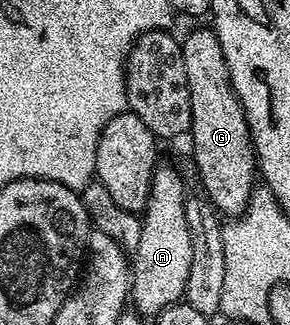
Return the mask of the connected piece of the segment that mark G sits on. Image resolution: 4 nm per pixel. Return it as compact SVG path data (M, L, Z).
M211 28L191 31L180 39L180 44L191 96L189 134L193 138L193 162L197 165L197 178L205 189L204 197L218 215L244 214L259 178L257 153L253 150L253 137L249 135L245 113L229 79L223 48Z

